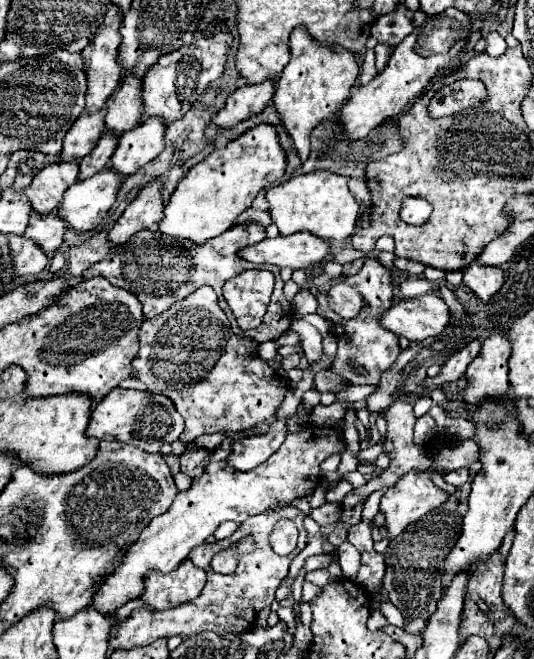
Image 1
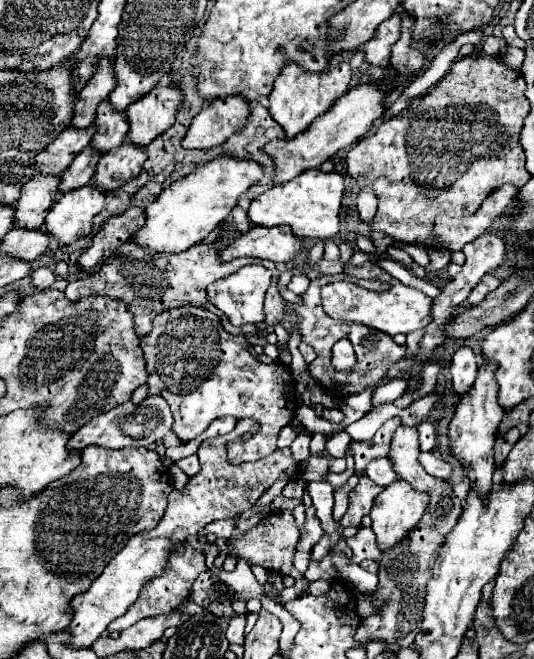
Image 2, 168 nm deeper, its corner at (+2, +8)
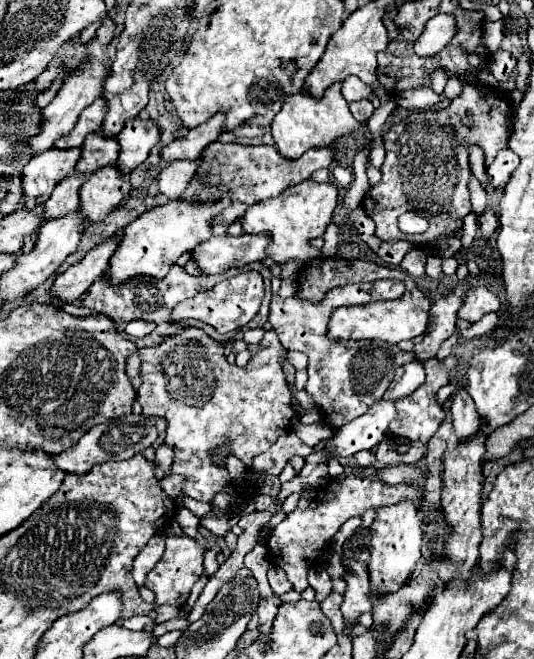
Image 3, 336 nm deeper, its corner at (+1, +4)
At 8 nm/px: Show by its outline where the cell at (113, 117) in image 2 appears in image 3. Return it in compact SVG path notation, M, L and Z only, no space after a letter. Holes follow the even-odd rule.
M99 132L89 134L85 138L81 150L83 150L81 158L75 166L75 172L79 172L79 174L93 174L107 164L115 164L117 156L119 156L117 138L107 138Z

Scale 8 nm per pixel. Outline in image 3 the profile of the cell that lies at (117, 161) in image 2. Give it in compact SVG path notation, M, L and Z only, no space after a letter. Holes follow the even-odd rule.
M115 166L101 168L83 182L79 192L81 196L79 210L83 212L89 224L97 224L117 206L125 204L129 192L131 192L131 184L127 176L123 176Z

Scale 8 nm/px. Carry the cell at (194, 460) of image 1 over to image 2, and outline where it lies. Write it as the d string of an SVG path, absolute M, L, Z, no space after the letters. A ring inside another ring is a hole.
M192 454L192 456L186 456L186 458L178 460L176 464L178 464L178 466L180 466L180 470L182 470L182 472L186 472L188 476L194 476L194 474L200 470L198 456L196 456L196 454Z

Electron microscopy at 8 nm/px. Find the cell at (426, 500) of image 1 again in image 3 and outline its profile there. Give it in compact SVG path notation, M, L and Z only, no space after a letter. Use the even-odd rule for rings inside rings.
M401 500L399 504L385 506L377 510L377 518L371 524L371 544L369 544L369 580L371 580L371 594L391 594L397 592L413 574L415 564L421 560L423 548L423 516L415 508L411 500Z

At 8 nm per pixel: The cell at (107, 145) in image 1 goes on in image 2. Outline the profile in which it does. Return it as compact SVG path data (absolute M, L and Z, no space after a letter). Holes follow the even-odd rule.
M86 146L76 158L74 162L68 166L72 170L66 170L62 174L62 182L60 182L60 190L66 192L66 190L74 190L74 188L80 188L80 186L86 186L92 182L92 176L96 172L96 164L98 164L98 158L100 158L100 152L94 152L94 148Z

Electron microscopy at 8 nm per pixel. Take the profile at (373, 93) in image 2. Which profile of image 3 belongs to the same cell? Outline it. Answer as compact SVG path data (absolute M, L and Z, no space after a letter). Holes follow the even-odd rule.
M217 140L217 142L209 144L205 148L205 152L201 154L201 164L199 164L195 176L191 178L189 186L181 194L181 200L187 200L191 204L199 204L199 202L215 204L221 198L229 196L231 206L225 208L219 216L215 216L215 224L229 226L229 224L241 220L245 210L251 204L267 200L267 198L281 196L283 190L307 180L315 170L329 168L333 154L337 150L339 150L337 144L333 144L329 148L307 150L297 160L287 160L277 152L275 146L243 146L243 144L237 144L237 142L223 144L223 142Z

